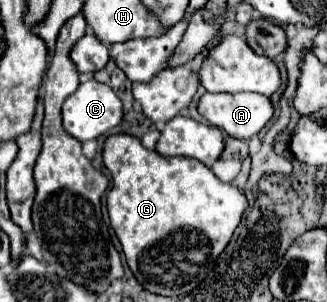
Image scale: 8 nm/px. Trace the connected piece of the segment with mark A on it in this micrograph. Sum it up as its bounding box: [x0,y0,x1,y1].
[199,93,273,139]

